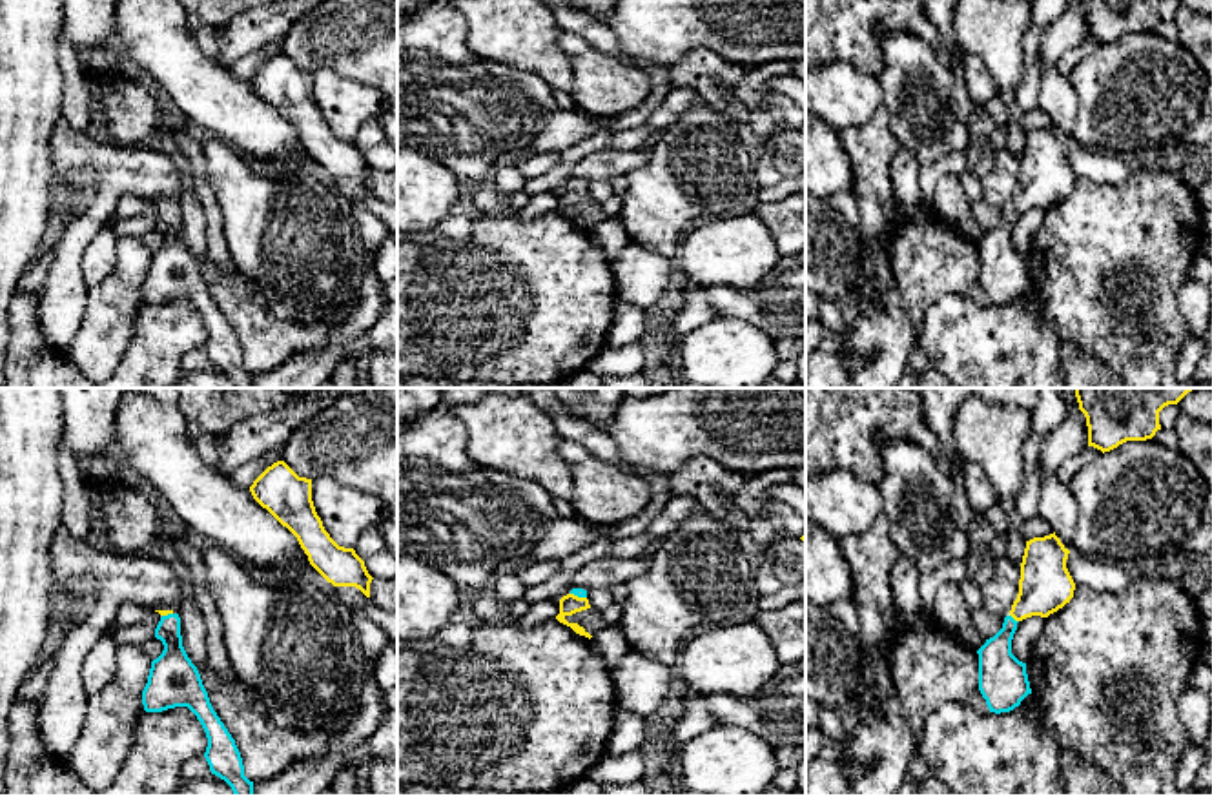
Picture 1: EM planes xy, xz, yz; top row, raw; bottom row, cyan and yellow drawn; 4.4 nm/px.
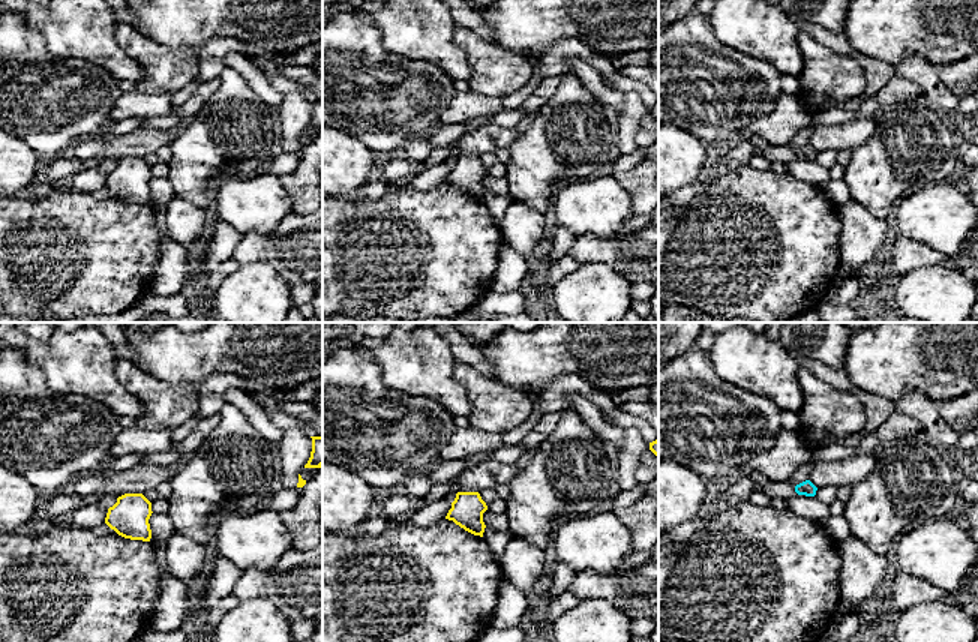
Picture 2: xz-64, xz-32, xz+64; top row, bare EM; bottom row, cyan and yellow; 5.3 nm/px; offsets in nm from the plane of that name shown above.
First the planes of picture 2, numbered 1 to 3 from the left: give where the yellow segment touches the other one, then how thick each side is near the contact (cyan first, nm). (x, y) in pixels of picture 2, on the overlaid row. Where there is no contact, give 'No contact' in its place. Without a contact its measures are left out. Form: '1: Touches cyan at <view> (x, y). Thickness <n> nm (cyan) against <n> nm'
1: No contact
2: No contact
3: No contact

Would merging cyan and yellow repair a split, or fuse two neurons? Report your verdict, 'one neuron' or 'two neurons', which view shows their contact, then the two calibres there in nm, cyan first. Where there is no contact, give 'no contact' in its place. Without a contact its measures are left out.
one neuron; contact in yz; calibres 190 and 240 nm

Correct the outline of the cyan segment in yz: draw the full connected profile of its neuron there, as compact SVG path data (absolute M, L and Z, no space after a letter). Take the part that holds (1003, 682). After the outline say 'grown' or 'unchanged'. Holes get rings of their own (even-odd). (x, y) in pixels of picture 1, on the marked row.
M1055 532L1026 541L1017 599L1002 628L977 650L979 690L990 712L1010 712L1032 694L1026 663L1012 654L1012 639L1019 621L1032 616L1048 617L1073 597L1068 554Z | grown

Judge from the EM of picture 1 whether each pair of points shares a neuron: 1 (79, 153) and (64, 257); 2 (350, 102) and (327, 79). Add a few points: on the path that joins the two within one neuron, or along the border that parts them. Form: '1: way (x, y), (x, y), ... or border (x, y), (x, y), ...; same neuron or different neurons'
1: way (102, 175), (102, 201), (81, 230); same neuron
2: way (345, 97), (332, 84); same neuron

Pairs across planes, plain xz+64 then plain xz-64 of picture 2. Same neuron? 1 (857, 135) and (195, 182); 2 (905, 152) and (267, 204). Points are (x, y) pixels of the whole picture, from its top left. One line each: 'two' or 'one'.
1: two
2: two

